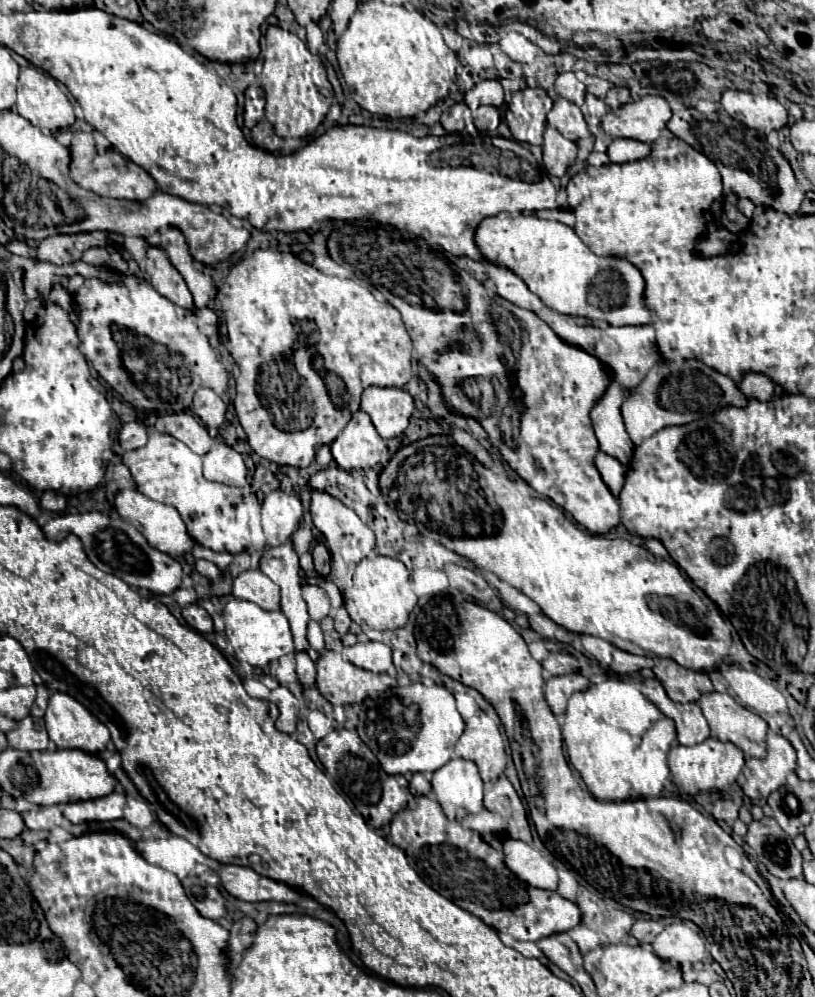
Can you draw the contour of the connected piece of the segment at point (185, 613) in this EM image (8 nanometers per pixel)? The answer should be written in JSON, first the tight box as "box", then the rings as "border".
{"box":[182,605,214,633],"border":[[[186,605],[186,607],[182,607],[182,617],[192,629],[196,629],[200,633],[212,633],[214,631],[212,617],[200,605]]]}

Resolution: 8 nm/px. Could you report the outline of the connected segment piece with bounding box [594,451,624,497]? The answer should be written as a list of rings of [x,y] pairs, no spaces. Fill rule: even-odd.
[[[598,451],[596,457],[594,457],[594,465],[602,477],[602,481],[606,483],[606,487],[612,491],[612,495],[616,497],[622,489],[622,483],[624,483],[624,467],[610,455]]]

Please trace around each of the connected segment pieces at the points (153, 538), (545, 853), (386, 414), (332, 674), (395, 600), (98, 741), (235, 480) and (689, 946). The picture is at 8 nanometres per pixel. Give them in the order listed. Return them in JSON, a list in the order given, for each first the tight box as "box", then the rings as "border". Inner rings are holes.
[{"box":[116,489,194,557],"border":[[[132,489],[120,491],[116,495],[116,499],[118,499],[116,503],[118,503],[120,515],[126,517],[128,521],[136,523],[142,529],[146,541],[150,541],[150,545],[154,545],[154,549],[158,549],[158,551],[162,551],[162,553],[166,553],[170,557],[180,557],[180,555],[186,555],[186,553],[192,551],[192,543],[194,541],[186,533],[186,523],[182,521],[180,513],[174,507],[164,505],[164,503],[156,503],[150,497],[146,497],[144,493],[132,491]]]},{"box":[504,836,565,891],"border":[[[537,836],[533,839],[533,844],[518,839],[510,839],[504,845],[506,853],[506,865],[526,883],[538,887],[538,889],[548,889],[556,891],[560,887],[560,877],[556,863],[565,863],[561,858],[554,856],[547,850],[542,840]]]},{"box":[360,387,414,441],"border":[[[368,387],[362,393],[360,409],[370,417],[376,433],[388,441],[406,429],[414,415],[414,399],[400,389]]]},{"box":[316,651,392,705],"border":[[[324,651],[318,661],[318,677],[316,677],[316,687],[324,699],[328,699],[332,705],[354,705],[364,701],[366,697],[376,697],[384,689],[392,685],[392,677],[388,673],[372,673],[366,669],[360,669],[352,663],[348,663],[338,651]]]},{"box":[352,555,418,631],"border":[[[382,555],[364,557],[354,571],[354,597],[352,597],[362,621],[378,631],[404,627],[408,623],[410,611],[418,601],[418,597],[408,587],[408,579],[410,571],[398,559]]]},{"box":[44,691,110,755],"border":[[[54,691],[48,699],[48,709],[46,709],[46,715],[44,715],[44,723],[46,723],[48,739],[58,749],[78,749],[78,751],[96,755],[102,749],[106,749],[108,743],[110,743],[108,729],[104,725],[100,725],[98,721],[94,721],[80,703],[76,703],[74,699],[70,699],[68,695],[58,693],[58,691]]]},{"box":[204,443,246,487],"border":[[[216,443],[204,455],[204,477],[208,481],[242,487],[246,483],[246,467],[232,447]]]},{"box":[652,919,706,965],"border":[[[674,919],[664,931],[652,941],[652,949],[664,961],[686,965],[702,961],[706,951],[705,940],[700,929],[689,920]]]}]

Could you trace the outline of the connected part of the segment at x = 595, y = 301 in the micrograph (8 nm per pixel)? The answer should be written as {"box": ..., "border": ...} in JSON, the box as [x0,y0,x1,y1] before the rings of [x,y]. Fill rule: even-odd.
{"box":[476,213,650,325],"border":[[[500,213],[486,217],[476,229],[476,245],[484,259],[508,267],[524,279],[548,309],[568,317],[586,317],[606,325],[644,325],[650,311],[644,305],[644,279],[640,271],[622,257],[594,255],[570,227],[536,215]]]}

